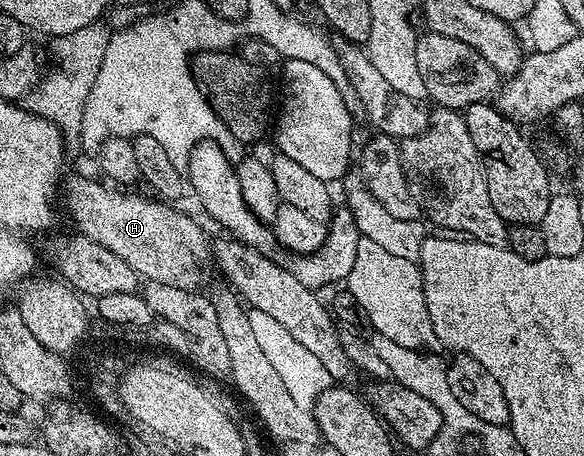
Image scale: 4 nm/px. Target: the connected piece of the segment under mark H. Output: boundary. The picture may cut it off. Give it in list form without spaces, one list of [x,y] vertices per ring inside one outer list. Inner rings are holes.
[[[69,173],[62,182],[62,206],[68,209],[68,218],[73,222],[75,233],[94,240],[94,244],[102,244],[102,248],[110,248],[114,256],[126,260],[130,268],[141,279],[158,284],[170,284],[170,288],[196,290],[204,282],[204,273],[210,268],[210,238],[204,235],[204,230],[188,214],[176,210],[175,205],[155,197],[143,198],[136,192],[125,192],[113,188],[103,181],[95,182],[92,178],[83,178],[80,174]]]

